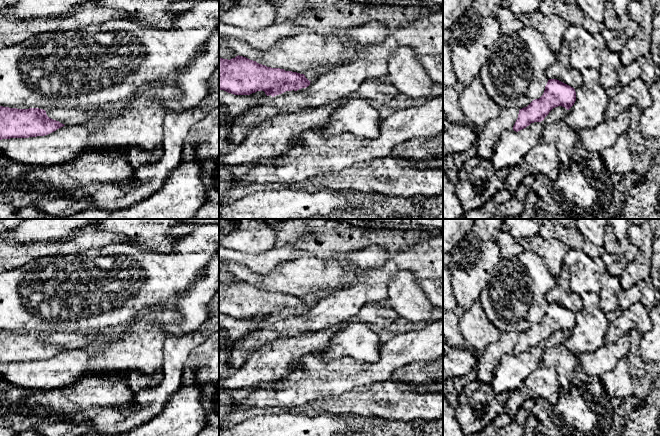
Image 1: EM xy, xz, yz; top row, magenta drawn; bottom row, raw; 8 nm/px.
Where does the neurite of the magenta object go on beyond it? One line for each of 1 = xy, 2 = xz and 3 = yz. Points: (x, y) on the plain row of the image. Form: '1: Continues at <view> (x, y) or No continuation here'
1: No continuation here
2: No continuation here
3: No continuation here

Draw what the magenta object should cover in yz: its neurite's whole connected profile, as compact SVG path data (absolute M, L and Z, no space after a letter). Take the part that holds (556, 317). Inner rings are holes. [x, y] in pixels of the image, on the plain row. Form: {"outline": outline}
{"outline": "M549 303L543 319L519 334L513 354L518 356L531 347L541 346L549 336L558 330L569 334L576 325L575 313L557 303Z"}

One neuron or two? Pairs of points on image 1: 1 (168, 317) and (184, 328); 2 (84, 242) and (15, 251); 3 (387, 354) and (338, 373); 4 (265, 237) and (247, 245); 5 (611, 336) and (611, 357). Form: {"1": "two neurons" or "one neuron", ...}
{"1": "two neurons", "2": "one neuron", "3": "one neuron", "4": "one neuron", "5": "two neurons"}

